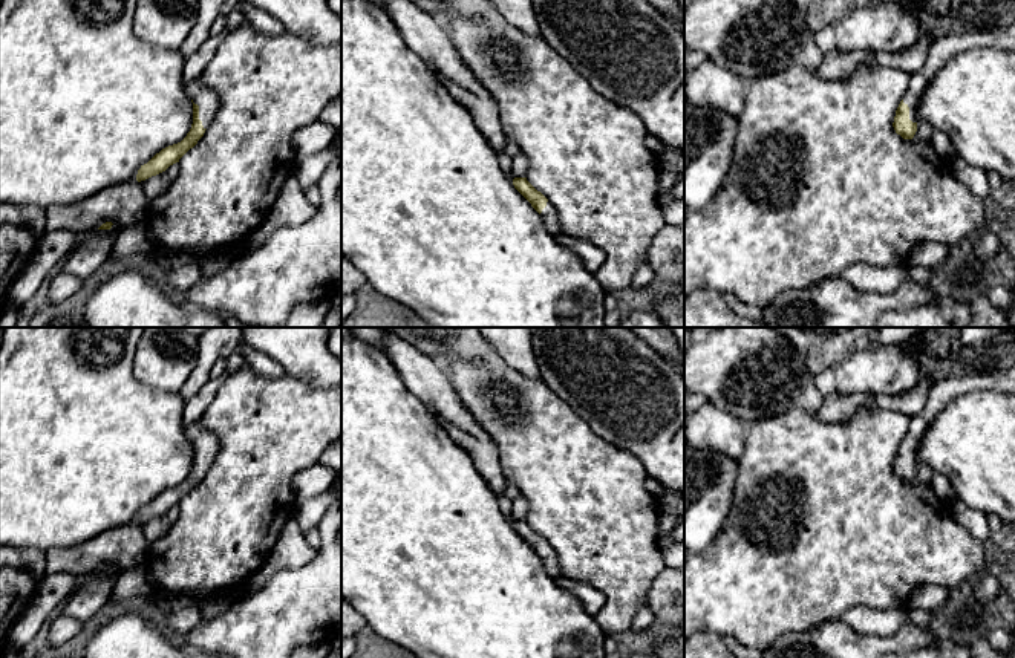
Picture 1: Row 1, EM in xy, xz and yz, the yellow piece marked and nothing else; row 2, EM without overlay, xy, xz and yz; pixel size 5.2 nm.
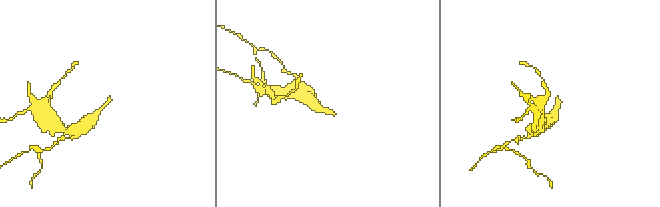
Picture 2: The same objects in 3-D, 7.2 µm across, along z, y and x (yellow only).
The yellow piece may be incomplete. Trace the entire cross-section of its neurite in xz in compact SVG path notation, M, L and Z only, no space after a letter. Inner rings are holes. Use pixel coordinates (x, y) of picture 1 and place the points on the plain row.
M514 520L513 528L542 559L545 571L550 577L553 577L554 580L563 577L556 551L540 534L537 534L527 523L527 520Z

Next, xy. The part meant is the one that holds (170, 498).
M199 419L185 425L185 435L193 444L193 467L190 474L181 485L162 491L147 507L141 508L136 517L138 525L156 519L179 505L179 502L197 487L211 467L219 451L219 441L202 427Z

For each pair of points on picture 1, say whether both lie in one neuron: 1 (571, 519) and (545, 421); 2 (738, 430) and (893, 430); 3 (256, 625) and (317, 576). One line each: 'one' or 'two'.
1: one
2: two
3: one

